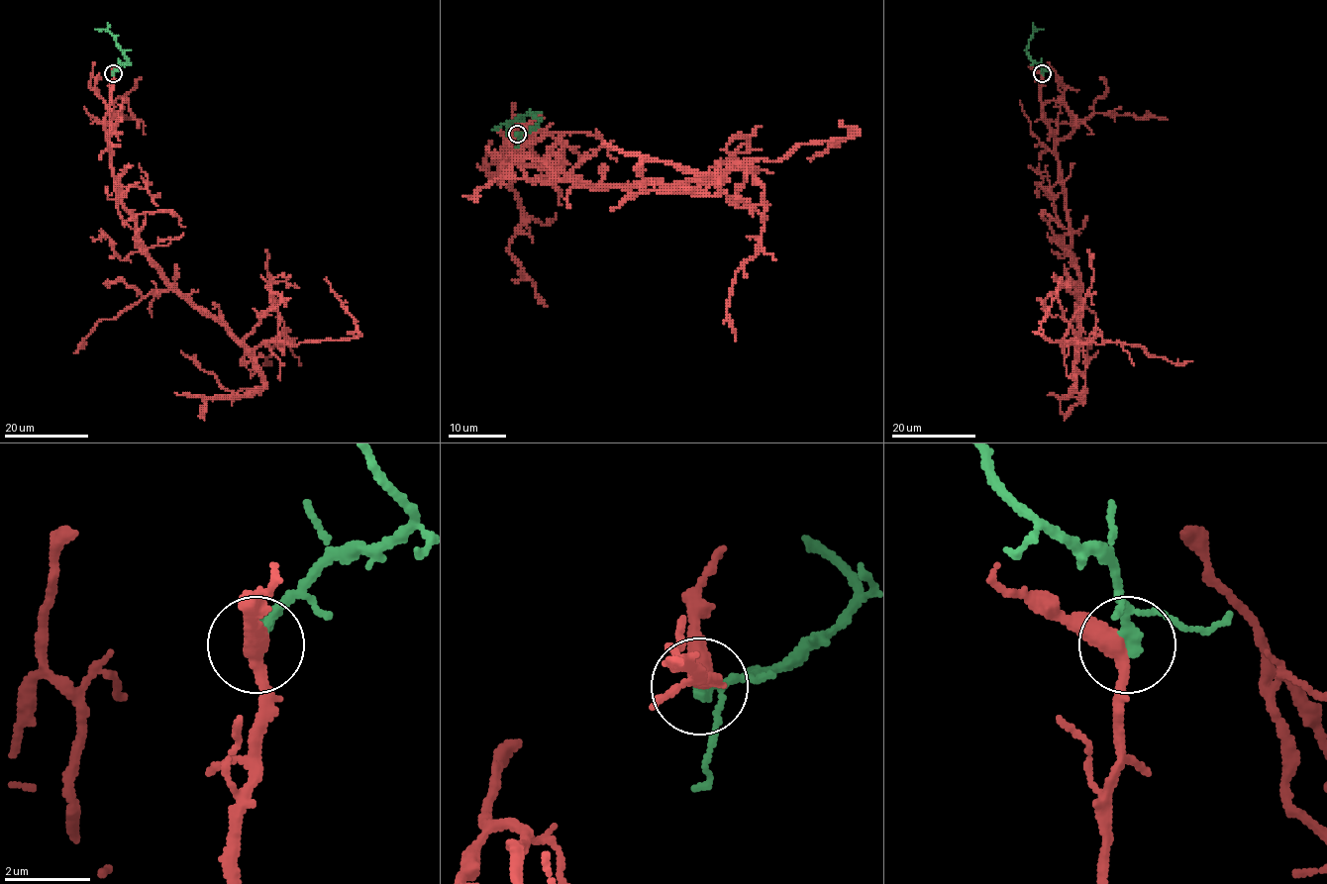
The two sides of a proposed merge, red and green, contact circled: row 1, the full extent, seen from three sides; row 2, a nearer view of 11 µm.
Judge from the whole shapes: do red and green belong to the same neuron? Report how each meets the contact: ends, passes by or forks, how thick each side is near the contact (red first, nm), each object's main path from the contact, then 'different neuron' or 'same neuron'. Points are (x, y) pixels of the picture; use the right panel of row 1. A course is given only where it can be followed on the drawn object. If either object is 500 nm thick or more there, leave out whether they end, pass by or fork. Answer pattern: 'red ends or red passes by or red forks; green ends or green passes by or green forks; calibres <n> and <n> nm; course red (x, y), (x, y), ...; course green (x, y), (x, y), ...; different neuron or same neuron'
red passes by; green passes by; calibres 360 and 240 nm; course red (1043, 73), (1041, 102), (1056, 138), (1071, 260), (1078, 270), (1077, 349), (1039, 333), (1062, 277); course green (1043, 73), (1042, 66), (1030, 57), (1027, 50), (1032, 32), (1039, 29); same neuron

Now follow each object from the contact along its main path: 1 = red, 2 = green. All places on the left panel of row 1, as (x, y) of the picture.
1: (113, 73), (105, 132), (115, 189), (148, 260), (171, 285), (249, 349), (357, 338), (326, 277)
2: (113, 73), (128, 60), (108, 32), (94, 29)

